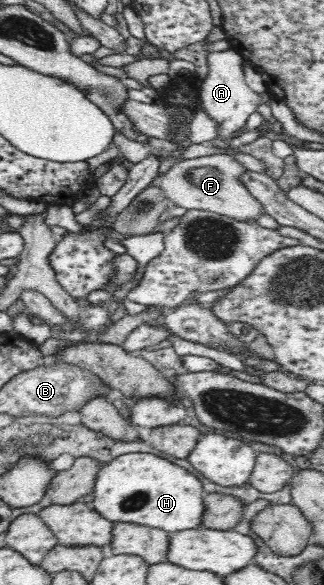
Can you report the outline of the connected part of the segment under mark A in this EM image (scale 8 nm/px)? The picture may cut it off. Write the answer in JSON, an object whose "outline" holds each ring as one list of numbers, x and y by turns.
{"outline":[[231,47,224,51,212,51,208,53,207,64,210,72,201,82,198,88,198,95,201,99,201,109,205,110,207,116,217,124,220,138,229,140,246,126,246,120,261,103,269,105,270,95,268,92,256,93,248,87,243,72,242,63,244,58]]}

